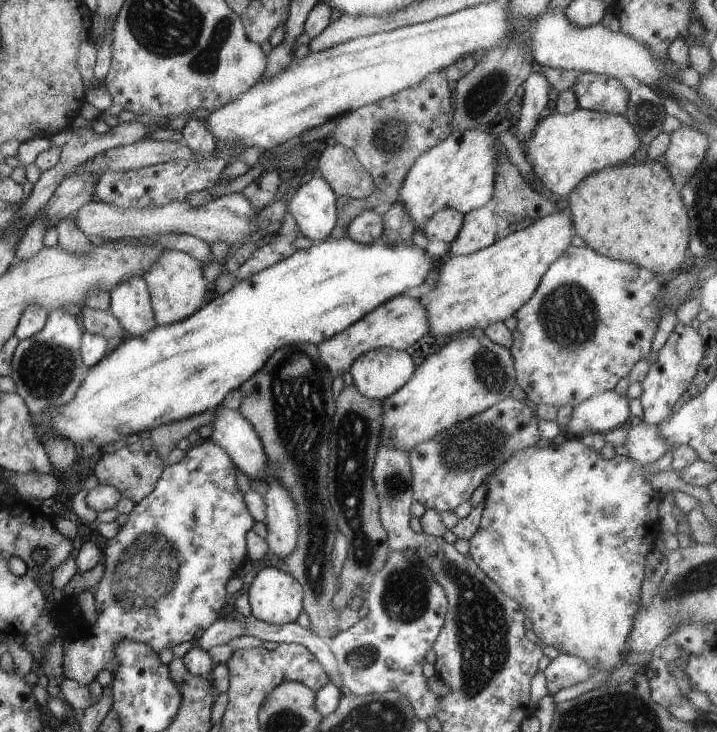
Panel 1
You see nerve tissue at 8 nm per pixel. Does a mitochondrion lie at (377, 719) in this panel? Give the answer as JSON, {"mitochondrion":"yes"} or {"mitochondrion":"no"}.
{"mitochondrion":"yes"}

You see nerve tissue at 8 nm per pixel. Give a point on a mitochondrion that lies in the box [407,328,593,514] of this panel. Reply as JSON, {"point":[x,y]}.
{"point":[473,445]}

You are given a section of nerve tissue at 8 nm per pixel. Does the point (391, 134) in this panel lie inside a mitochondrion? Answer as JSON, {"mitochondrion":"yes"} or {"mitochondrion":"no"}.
{"mitochondrion":"yes"}

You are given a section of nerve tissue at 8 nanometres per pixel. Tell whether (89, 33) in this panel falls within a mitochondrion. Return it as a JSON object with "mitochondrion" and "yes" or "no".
{"mitochondrion":"no"}

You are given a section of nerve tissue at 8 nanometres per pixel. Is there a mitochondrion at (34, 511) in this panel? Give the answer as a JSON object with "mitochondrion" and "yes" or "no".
{"mitochondrion":"no"}

